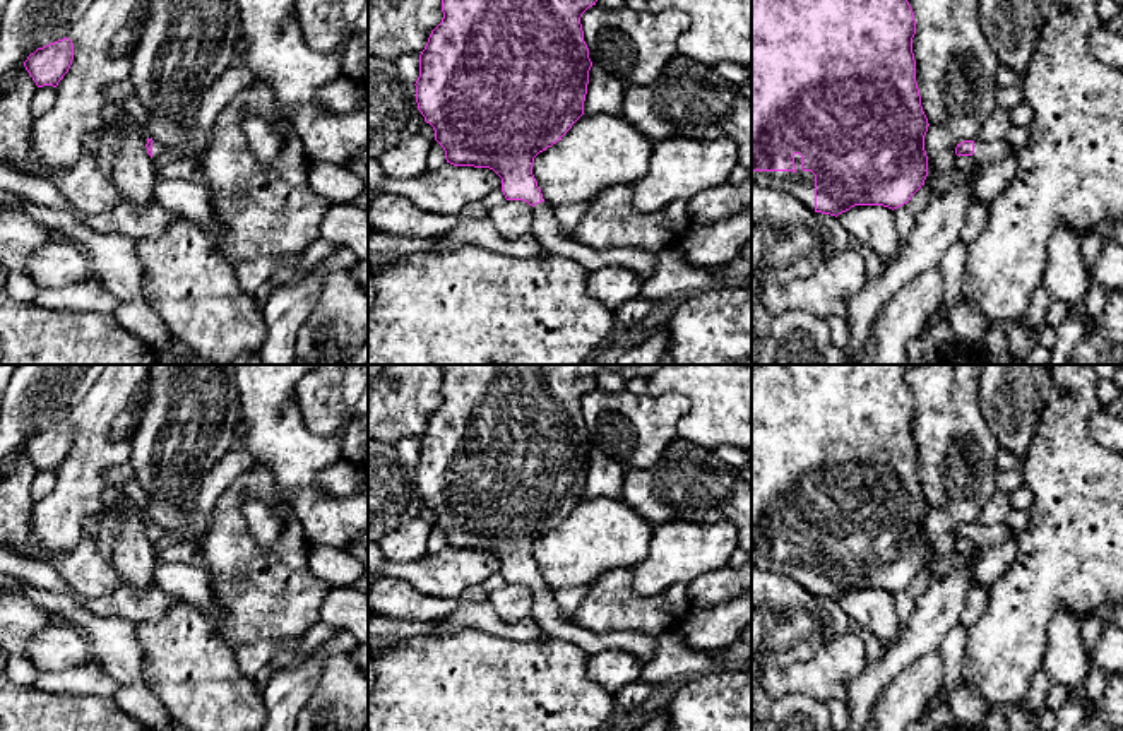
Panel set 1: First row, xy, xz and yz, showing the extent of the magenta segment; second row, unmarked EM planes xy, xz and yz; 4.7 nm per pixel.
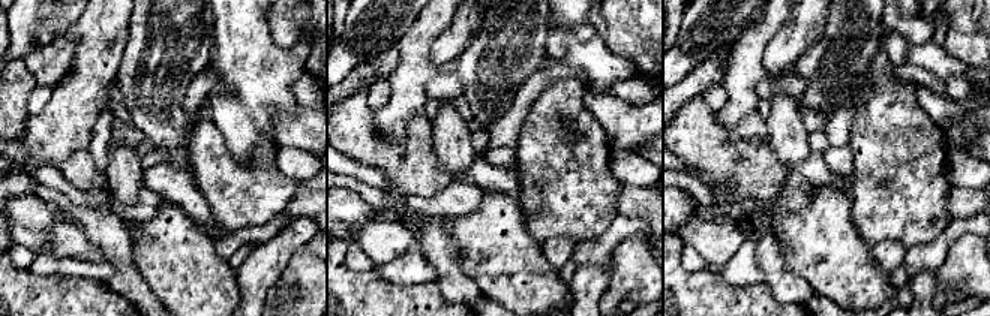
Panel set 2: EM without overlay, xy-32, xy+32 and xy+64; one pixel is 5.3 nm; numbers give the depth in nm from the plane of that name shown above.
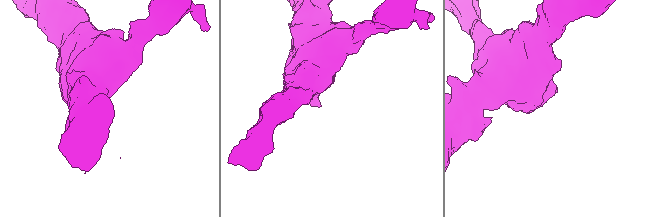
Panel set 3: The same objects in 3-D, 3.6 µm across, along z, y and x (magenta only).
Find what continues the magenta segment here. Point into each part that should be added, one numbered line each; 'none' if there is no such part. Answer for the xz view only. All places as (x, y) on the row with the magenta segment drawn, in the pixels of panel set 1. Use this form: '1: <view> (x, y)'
1: xz (545, 228)

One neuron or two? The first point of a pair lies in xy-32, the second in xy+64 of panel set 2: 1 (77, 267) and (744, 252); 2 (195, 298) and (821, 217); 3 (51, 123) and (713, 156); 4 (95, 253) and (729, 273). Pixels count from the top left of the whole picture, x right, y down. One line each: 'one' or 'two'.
1: one
2: one
3: two
4: two

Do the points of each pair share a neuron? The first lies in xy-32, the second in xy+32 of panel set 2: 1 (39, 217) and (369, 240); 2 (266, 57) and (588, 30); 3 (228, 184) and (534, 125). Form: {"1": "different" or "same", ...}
{"1": "different", "2": "different", "3": "same"}

